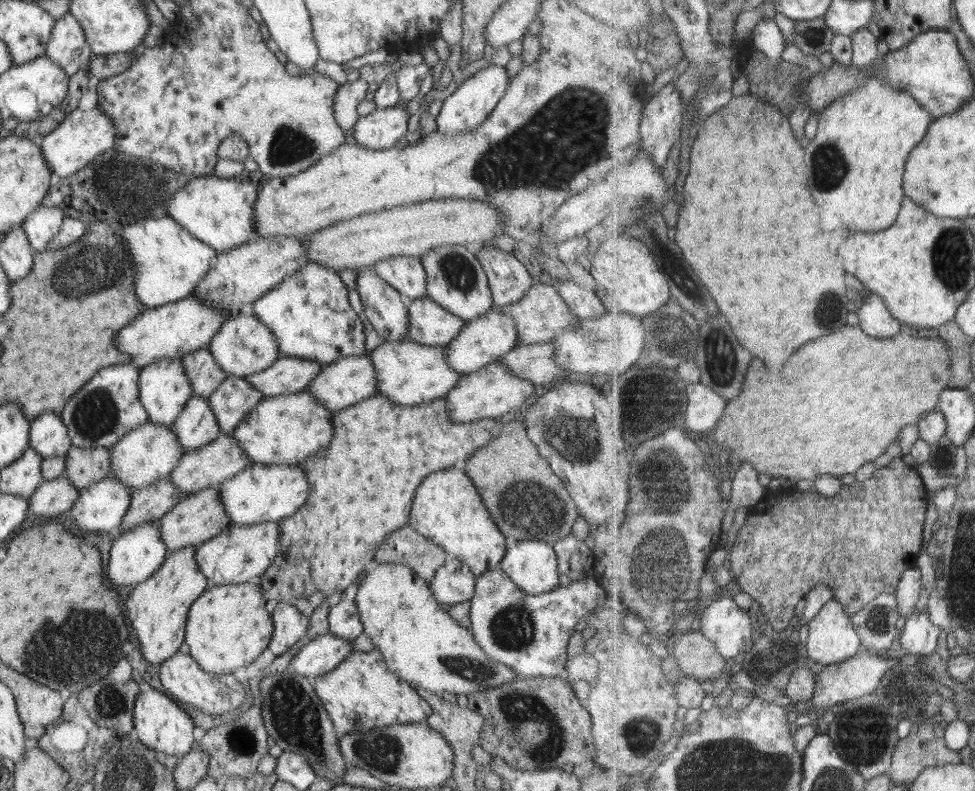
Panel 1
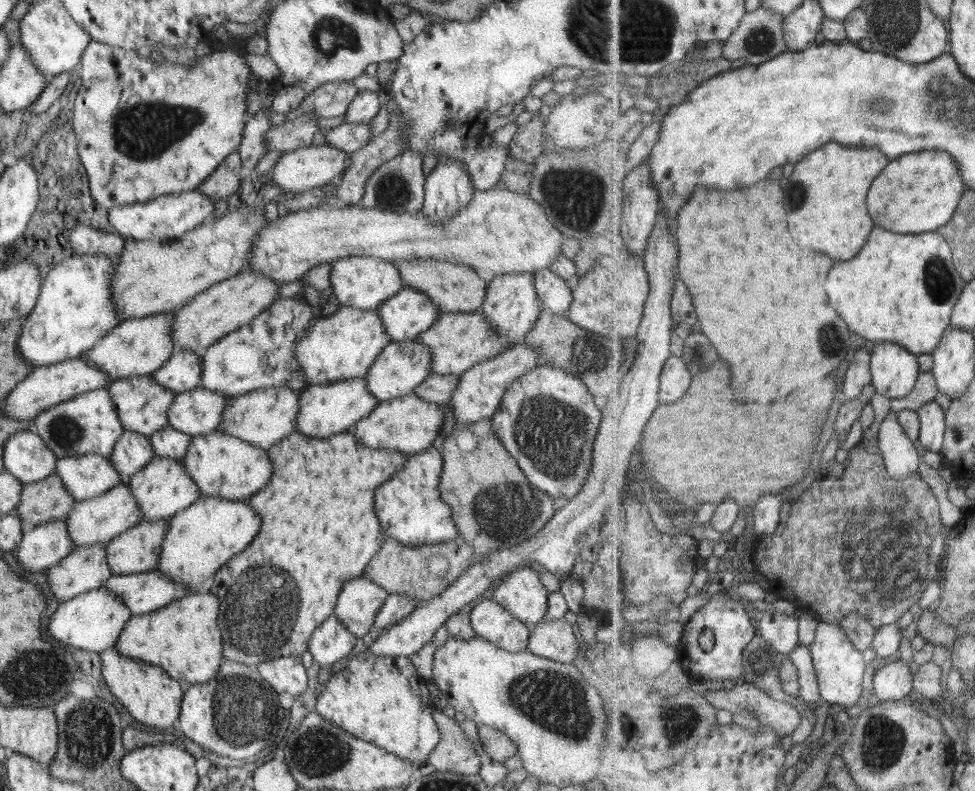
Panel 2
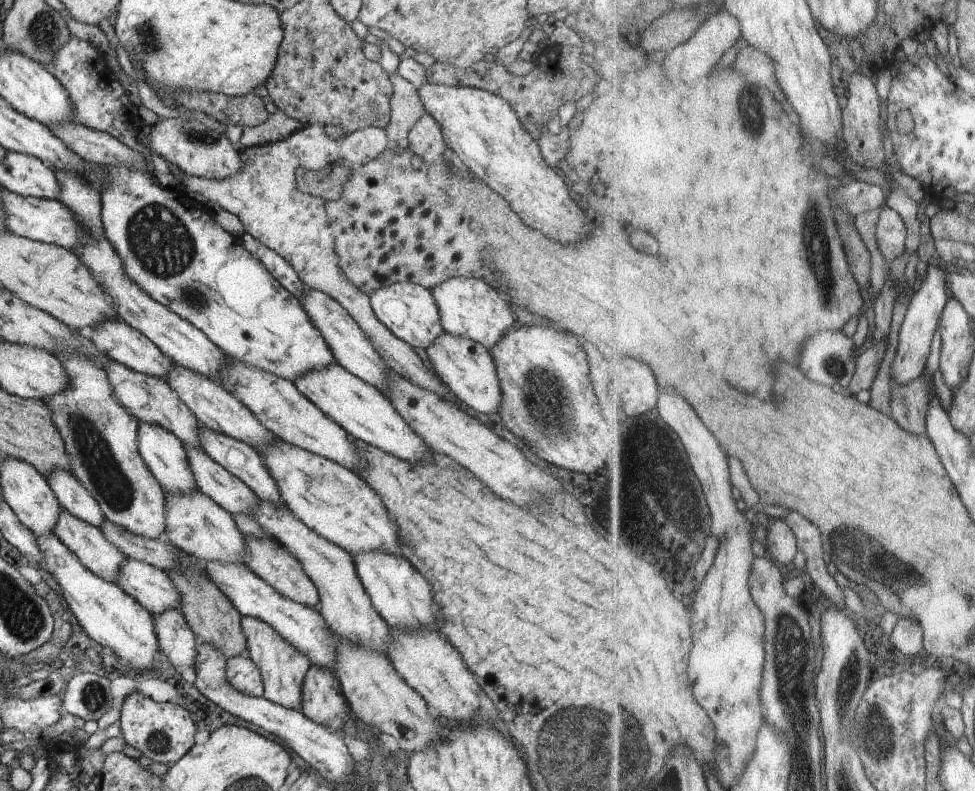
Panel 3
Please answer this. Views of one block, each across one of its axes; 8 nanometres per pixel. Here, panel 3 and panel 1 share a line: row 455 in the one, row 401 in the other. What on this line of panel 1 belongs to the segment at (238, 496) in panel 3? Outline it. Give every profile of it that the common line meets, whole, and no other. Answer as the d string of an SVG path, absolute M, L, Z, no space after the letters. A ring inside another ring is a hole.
M191 396L170 427L185 452L214 442L221 432L208 398L202 396Z

